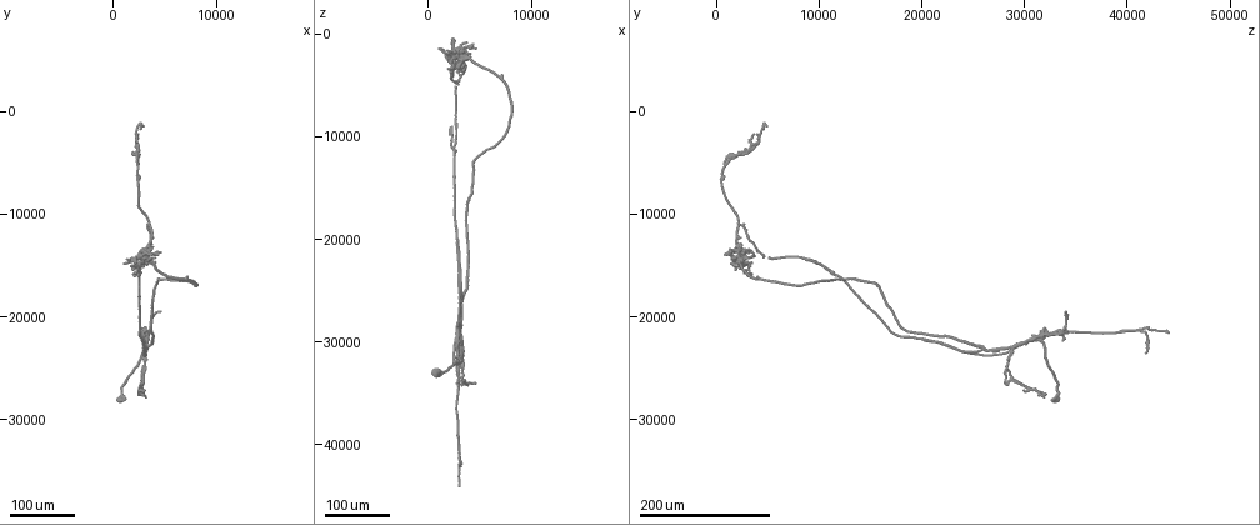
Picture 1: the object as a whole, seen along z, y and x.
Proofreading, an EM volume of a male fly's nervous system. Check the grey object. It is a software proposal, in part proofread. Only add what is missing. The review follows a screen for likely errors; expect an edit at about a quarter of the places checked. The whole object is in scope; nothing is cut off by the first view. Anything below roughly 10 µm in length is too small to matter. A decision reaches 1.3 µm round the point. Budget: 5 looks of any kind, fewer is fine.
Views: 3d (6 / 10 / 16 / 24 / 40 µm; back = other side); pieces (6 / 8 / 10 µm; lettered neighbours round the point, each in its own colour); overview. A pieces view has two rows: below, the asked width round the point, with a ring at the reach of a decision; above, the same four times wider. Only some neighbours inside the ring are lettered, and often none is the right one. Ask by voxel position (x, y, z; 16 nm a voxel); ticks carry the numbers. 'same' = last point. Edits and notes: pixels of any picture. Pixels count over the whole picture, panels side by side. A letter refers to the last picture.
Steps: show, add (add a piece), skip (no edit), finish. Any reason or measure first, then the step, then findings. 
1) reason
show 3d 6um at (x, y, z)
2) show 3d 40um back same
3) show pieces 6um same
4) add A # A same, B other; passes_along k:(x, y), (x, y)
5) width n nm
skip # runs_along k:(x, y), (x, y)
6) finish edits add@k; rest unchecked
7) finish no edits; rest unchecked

free end
show 3d 24um at (2800, 1200, 4600)

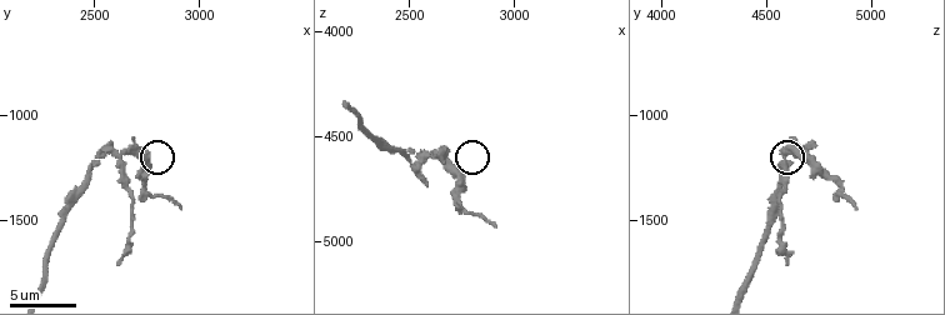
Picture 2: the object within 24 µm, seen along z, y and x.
show pieces 8um at (2580, 1140, 4720)

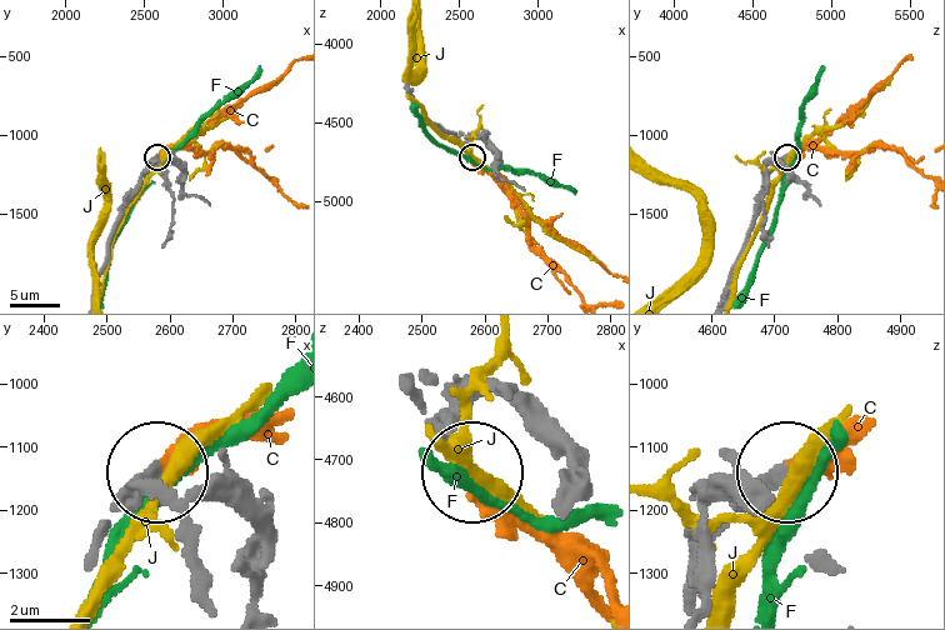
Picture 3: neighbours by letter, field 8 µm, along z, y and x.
add C # C same, F other, J other; passes_along 3:(404, 391), (479, 485), (589, 553), (609, 603); it goes on there

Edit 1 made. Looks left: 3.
long arm stops here
show 3d 40um at (2200, 2200, 3800)

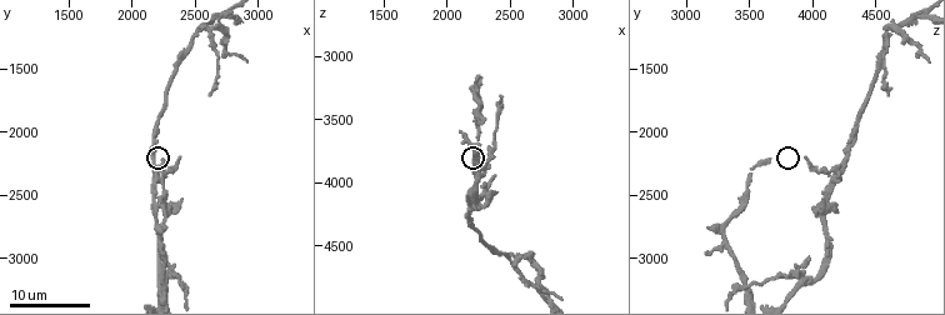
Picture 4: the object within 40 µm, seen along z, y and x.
show pieces 10um at (2240, 2220, 3660)

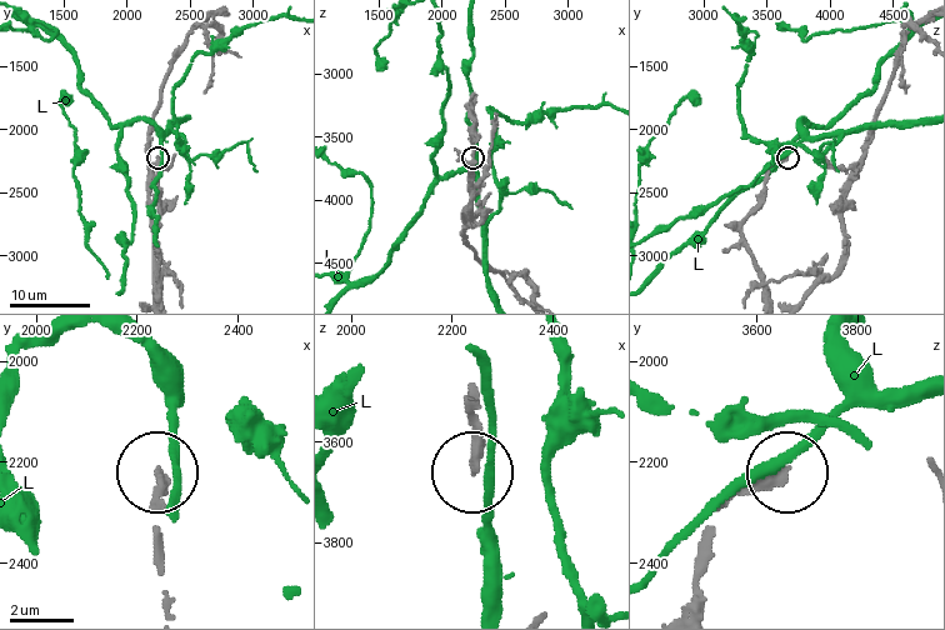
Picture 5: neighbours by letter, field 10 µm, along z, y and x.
skip # L other; runs_along 5:(471, 385), (471, 471); no lettered piece goes on from it

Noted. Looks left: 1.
finish edits add@3; rest unchecked

